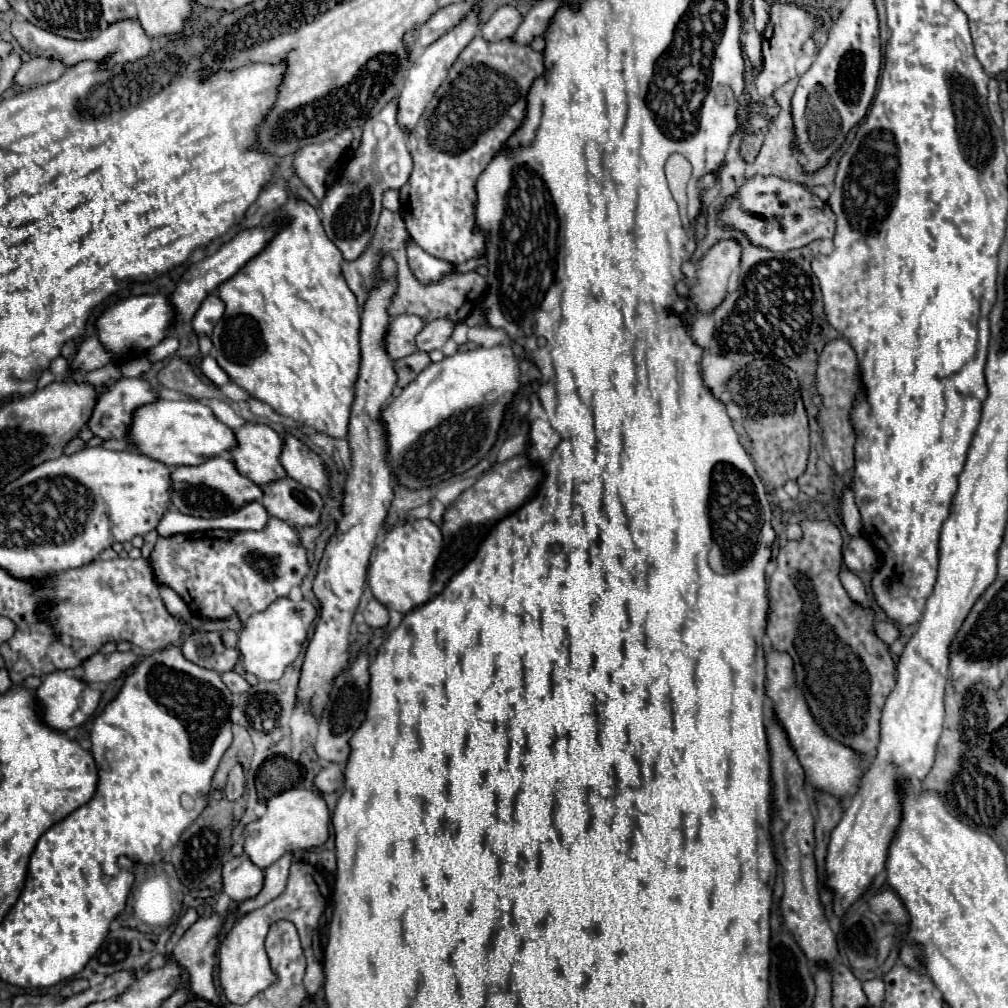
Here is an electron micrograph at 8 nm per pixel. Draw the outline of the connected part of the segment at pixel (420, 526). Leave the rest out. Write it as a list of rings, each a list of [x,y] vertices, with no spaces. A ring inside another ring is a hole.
[[[431,520],[403,522],[391,528],[383,544],[377,548],[375,560],[369,568],[371,570],[369,586],[373,590],[373,596],[389,610],[397,610],[401,614],[407,614],[413,608],[419,608],[421,604],[429,602],[433,598],[431,594],[433,568],[437,556],[441,554],[441,548],[443,548],[441,530]]]

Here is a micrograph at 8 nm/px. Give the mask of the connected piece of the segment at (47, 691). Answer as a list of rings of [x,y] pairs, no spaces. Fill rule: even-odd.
[[[51,672],[49,676],[43,678],[43,684],[37,690],[37,700],[43,704],[43,720],[47,726],[67,732],[69,728],[81,726],[85,720],[89,720],[95,714],[101,702],[101,690],[93,690],[87,682],[83,682],[83,692],[81,692],[81,682],[83,680],[67,672]]]

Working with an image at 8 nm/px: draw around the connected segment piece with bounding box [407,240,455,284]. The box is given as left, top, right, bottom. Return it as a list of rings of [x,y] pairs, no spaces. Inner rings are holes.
[[[413,240],[407,244],[407,256],[409,256],[409,266],[413,274],[421,284],[435,284],[437,280],[455,272],[455,264],[427,254]]]

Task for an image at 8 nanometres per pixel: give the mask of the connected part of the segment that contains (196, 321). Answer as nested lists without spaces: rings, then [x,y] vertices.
[[[209,294],[209,296],[203,300],[201,308],[197,310],[197,314],[195,314],[195,318],[193,318],[193,328],[195,328],[195,332],[197,332],[199,336],[211,334],[213,328],[215,328],[215,324],[223,318],[223,312],[225,312],[223,300],[221,300],[217,294]]]

